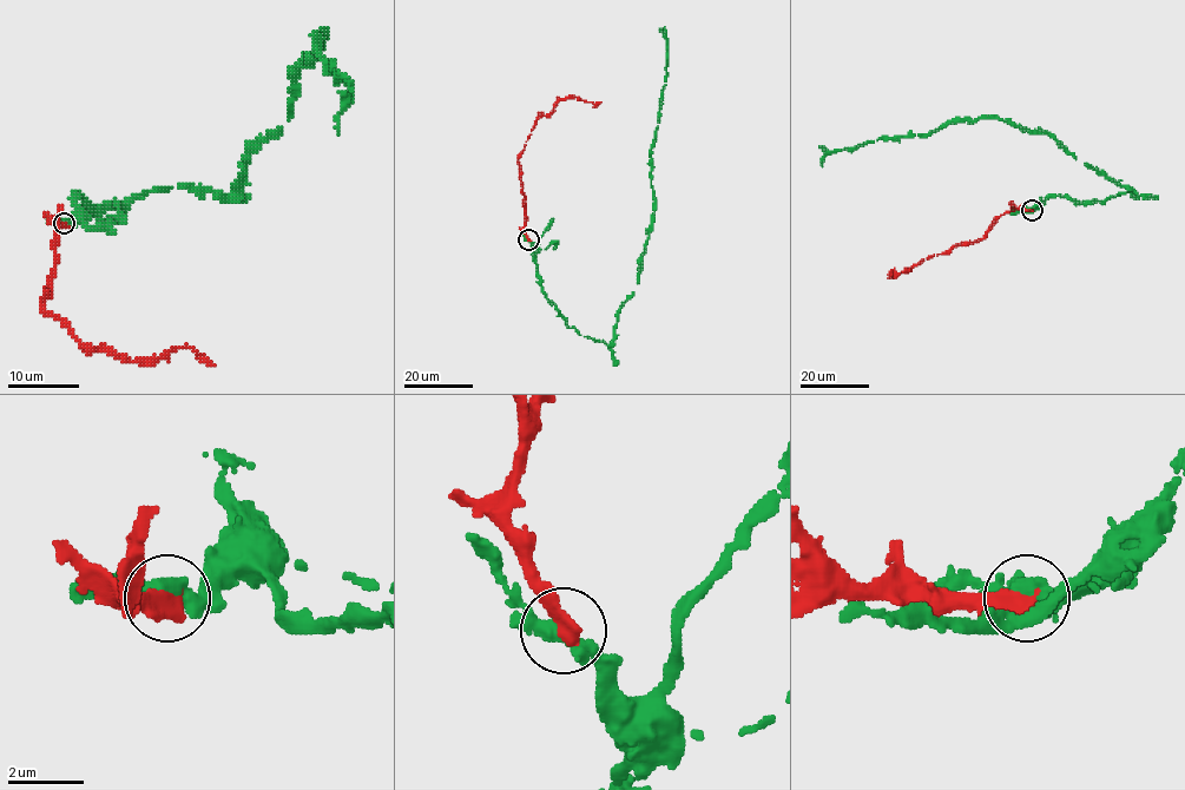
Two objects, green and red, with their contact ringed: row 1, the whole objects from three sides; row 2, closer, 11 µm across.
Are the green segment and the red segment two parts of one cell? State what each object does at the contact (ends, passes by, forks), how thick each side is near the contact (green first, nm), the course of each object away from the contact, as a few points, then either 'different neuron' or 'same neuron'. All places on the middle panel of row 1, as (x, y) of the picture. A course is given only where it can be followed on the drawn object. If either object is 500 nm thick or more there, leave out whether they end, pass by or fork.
green passes by; red ends there; 420 nm thick on the green side, 440 nm on the other; green runs (528, 241), (545, 296), (566, 323), (611, 346), (653, 215), (651, 144), (667, 59), (660, 31); red runs (528, 241), (524, 230), (525, 201), (518, 157), (534, 123), (547, 116), (561, 99), (579, 97), (600, 101); same neuron

